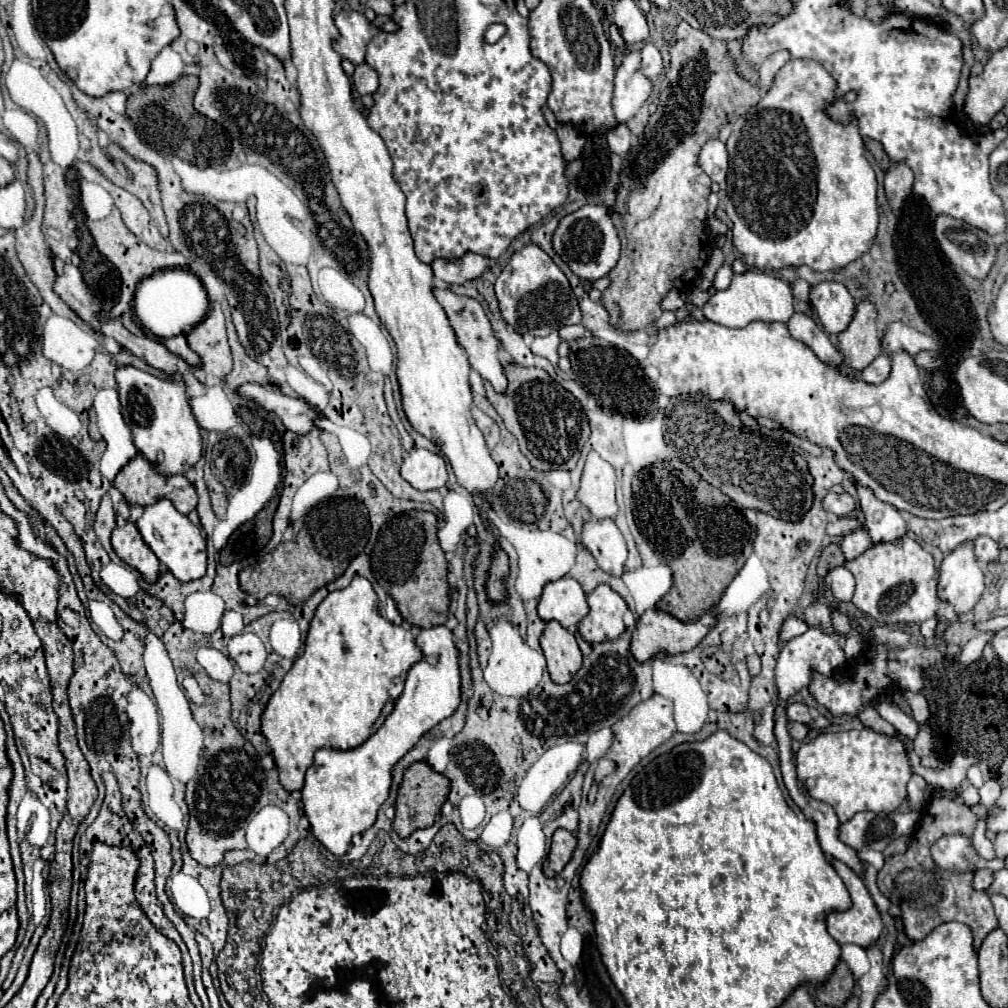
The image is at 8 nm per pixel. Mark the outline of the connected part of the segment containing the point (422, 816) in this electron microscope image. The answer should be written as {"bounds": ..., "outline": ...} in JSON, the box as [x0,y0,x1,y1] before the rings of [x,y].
{"bounds":[393,761,449,839],"outline":[[[425,761],[411,765],[399,787],[399,797],[397,797],[397,807],[395,807],[397,811],[395,811],[395,819],[393,819],[395,833],[405,839],[417,829],[431,827],[435,823],[435,817],[441,811],[443,803],[447,801],[447,793],[449,793],[449,781],[445,775],[435,773],[431,769],[431,765],[427,765]]]}

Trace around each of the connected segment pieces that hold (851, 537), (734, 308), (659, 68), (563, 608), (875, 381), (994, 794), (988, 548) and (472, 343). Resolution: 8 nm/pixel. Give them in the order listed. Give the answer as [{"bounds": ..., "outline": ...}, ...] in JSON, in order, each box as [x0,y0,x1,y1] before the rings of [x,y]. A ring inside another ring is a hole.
[{"bounds":[841,531,873,561],"outline":[[[855,531],[855,533],[845,535],[845,539],[841,541],[841,551],[845,555],[845,561],[851,561],[851,559],[859,557],[861,553],[865,553],[871,545],[873,545],[873,541],[867,531]]]},{"bounds":[703,271,793,327],"outline":[[[747,271],[743,275],[733,275],[731,287],[727,291],[717,291],[703,307],[703,315],[725,327],[745,327],[753,321],[783,321],[787,323],[793,315],[793,293],[791,287],[763,271]]]},{"bounds":[641,43,665,79],"outline":[[[647,43],[647,45],[641,49],[641,53],[643,53],[643,67],[641,67],[643,73],[645,73],[649,79],[657,79],[659,75],[663,75],[665,65],[663,65],[661,51],[659,51],[655,45]]]},{"bounds":[537,577,589,629],"outline":[[[561,577],[545,585],[537,609],[539,617],[545,623],[555,619],[569,629],[575,627],[587,615],[589,605],[581,585],[571,577]]]},{"bounds":[857,353,891,385],"outline":[[[881,353],[875,361],[871,361],[869,367],[865,367],[861,371],[861,375],[857,379],[861,379],[863,383],[871,383],[871,385],[879,385],[883,383],[891,373],[891,361],[889,361],[889,355]]]},{"bounds":[979,779,1001,811],"outline":[[[995,779],[987,781],[981,789],[979,789],[979,795],[981,795],[981,805],[987,807],[987,811],[991,811],[995,807],[995,801],[999,799],[999,793],[1001,793],[1001,787]]]},{"bounds":[975,537,999,563],"outline":[[[977,537],[975,541],[975,557],[981,563],[991,563],[999,557],[999,545],[991,541],[991,537]]]},{"bounds":[435,289,507,393],"outline":[[[435,289],[435,299],[445,309],[447,317],[451,321],[451,327],[455,331],[455,337],[457,337],[459,345],[465,349],[465,353],[469,357],[471,369],[475,369],[481,375],[483,381],[489,381],[497,393],[505,393],[507,377],[505,377],[503,363],[499,361],[499,351],[503,347],[501,347],[501,341],[495,337],[491,321],[487,317],[485,309],[481,307],[481,303],[477,299],[471,299],[471,297],[459,297],[449,289]]]}]

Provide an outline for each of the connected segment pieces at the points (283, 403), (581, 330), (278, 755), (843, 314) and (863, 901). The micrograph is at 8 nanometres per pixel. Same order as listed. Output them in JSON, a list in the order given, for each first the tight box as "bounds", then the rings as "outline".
[{"bounds":[239,385,321,435],"outline":[[[243,385],[239,393],[243,397],[255,399],[259,407],[277,413],[283,425],[299,435],[307,435],[311,429],[315,429],[315,421],[321,417],[321,413],[311,405],[307,405],[303,399],[283,395],[279,389],[261,385]]]},{"bounds":[559,325,587,341],"outline":[[[569,325],[569,327],[559,329],[559,335],[561,335],[561,339],[565,339],[565,341],[581,339],[585,333],[587,333],[587,329],[585,329],[583,325]]]},{"bounds":[261,577,423,791],"outline":[[[355,577],[345,589],[329,593],[315,611],[305,639],[305,651],[295,659],[261,717],[263,735],[267,737],[275,765],[279,767],[281,785],[287,791],[303,789],[305,771],[313,765],[317,749],[353,749],[367,741],[391,713],[395,699],[403,693],[407,671],[419,657],[423,655],[419,653],[411,631],[393,625],[379,613],[379,597],[369,579]]]},{"bounds":[811,281,855,333],"outline":[[[827,281],[811,289],[811,301],[815,313],[827,333],[843,333],[855,315],[855,299],[843,283]]]},{"bounds":[827,859,885,949],"outline":[[[831,859],[831,863],[833,863],[835,871],[839,873],[839,877],[843,879],[843,883],[847,885],[847,889],[849,889],[849,893],[851,893],[853,907],[851,907],[849,911],[843,911],[843,913],[831,913],[829,919],[827,919],[827,931],[829,931],[829,935],[831,935],[839,945],[859,945],[859,947],[867,949],[867,947],[875,945],[875,941],[877,941],[877,939],[883,935],[883,931],[885,931],[885,923],[883,923],[883,919],[881,919],[881,913],[879,913],[879,909],[877,909],[877,905],[875,905],[869,889],[865,887],[863,879],[861,879],[857,873],[853,873],[847,865],[843,865],[841,861],[833,861],[833,859]]]}]

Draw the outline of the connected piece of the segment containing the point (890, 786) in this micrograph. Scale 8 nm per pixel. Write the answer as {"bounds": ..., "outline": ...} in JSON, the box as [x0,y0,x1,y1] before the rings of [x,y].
{"bounds":[795,729,913,823],"outline":[[[873,729],[821,733],[801,745],[795,755],[795,767],[797,779],[805,785],[807,793],[831,805],[841,823],[861,811],[895,811],[907,799],[905,787],[913,775],[903,743]]]}

